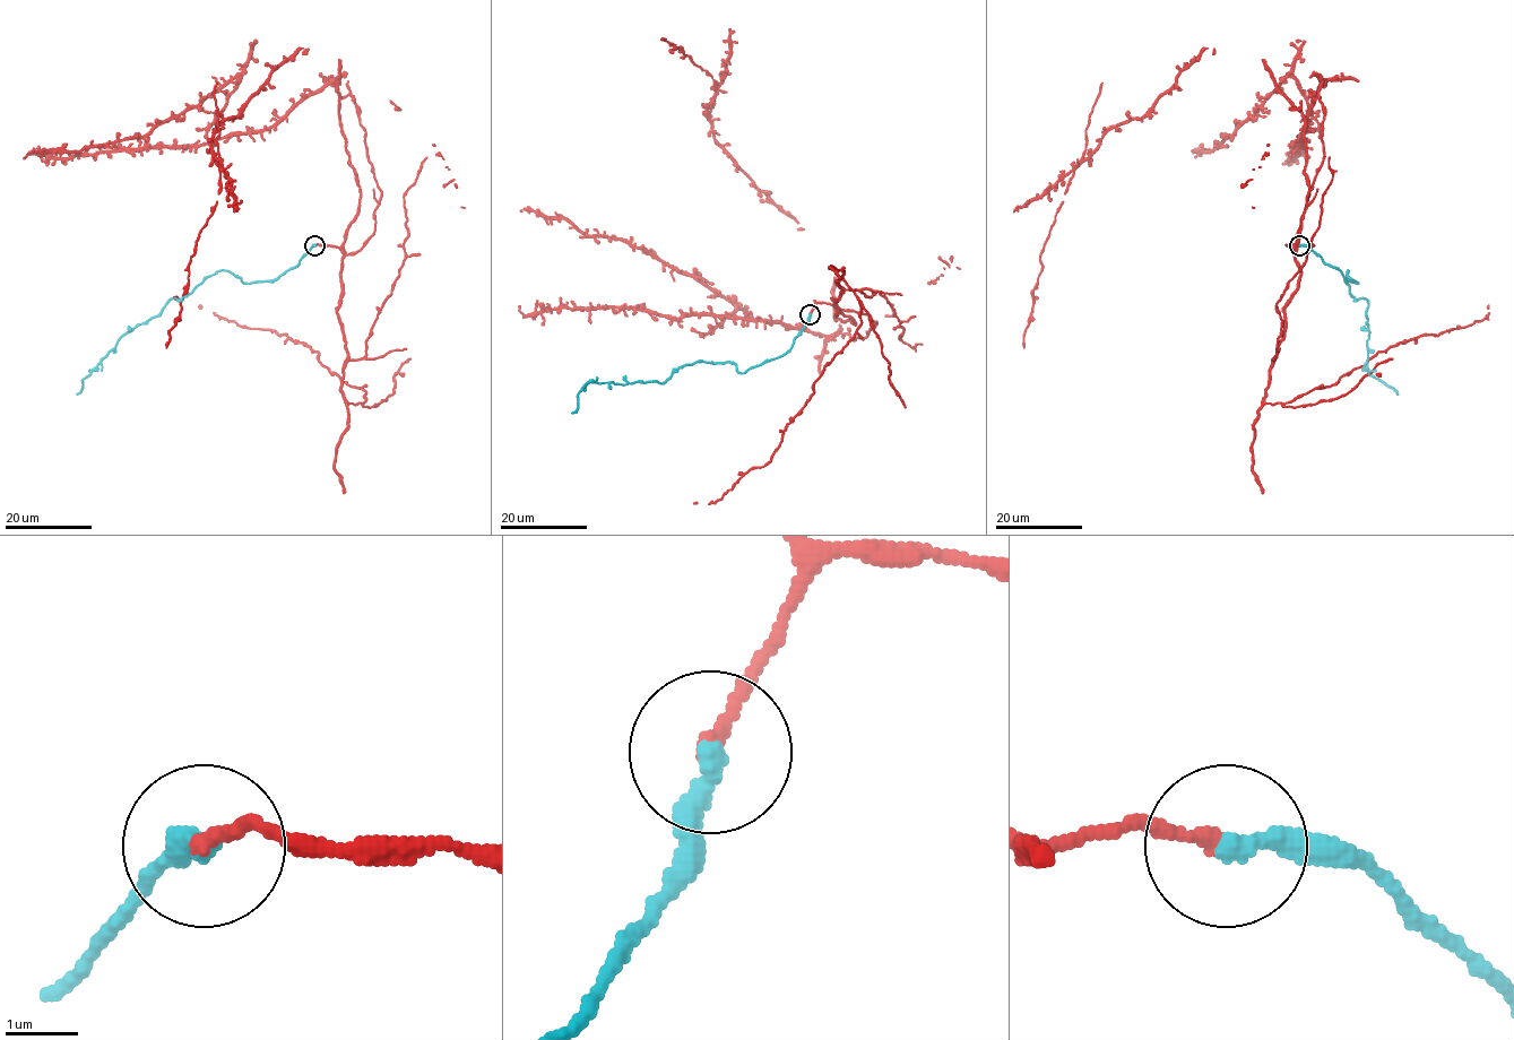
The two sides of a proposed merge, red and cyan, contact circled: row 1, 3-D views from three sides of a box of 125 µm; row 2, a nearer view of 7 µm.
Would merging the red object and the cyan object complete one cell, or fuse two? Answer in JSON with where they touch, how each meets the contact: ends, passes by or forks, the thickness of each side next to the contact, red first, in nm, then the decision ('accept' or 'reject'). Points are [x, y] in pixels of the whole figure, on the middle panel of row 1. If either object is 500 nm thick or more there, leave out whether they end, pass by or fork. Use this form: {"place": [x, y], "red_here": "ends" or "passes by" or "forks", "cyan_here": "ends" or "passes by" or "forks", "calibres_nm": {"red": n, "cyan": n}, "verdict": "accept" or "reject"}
{"place": [810, 314], "red_here": "ends", "cyan_here": "ends", "calibres_nm": {"red": 180, "cyan": 320}, "verdict": "accept"}

